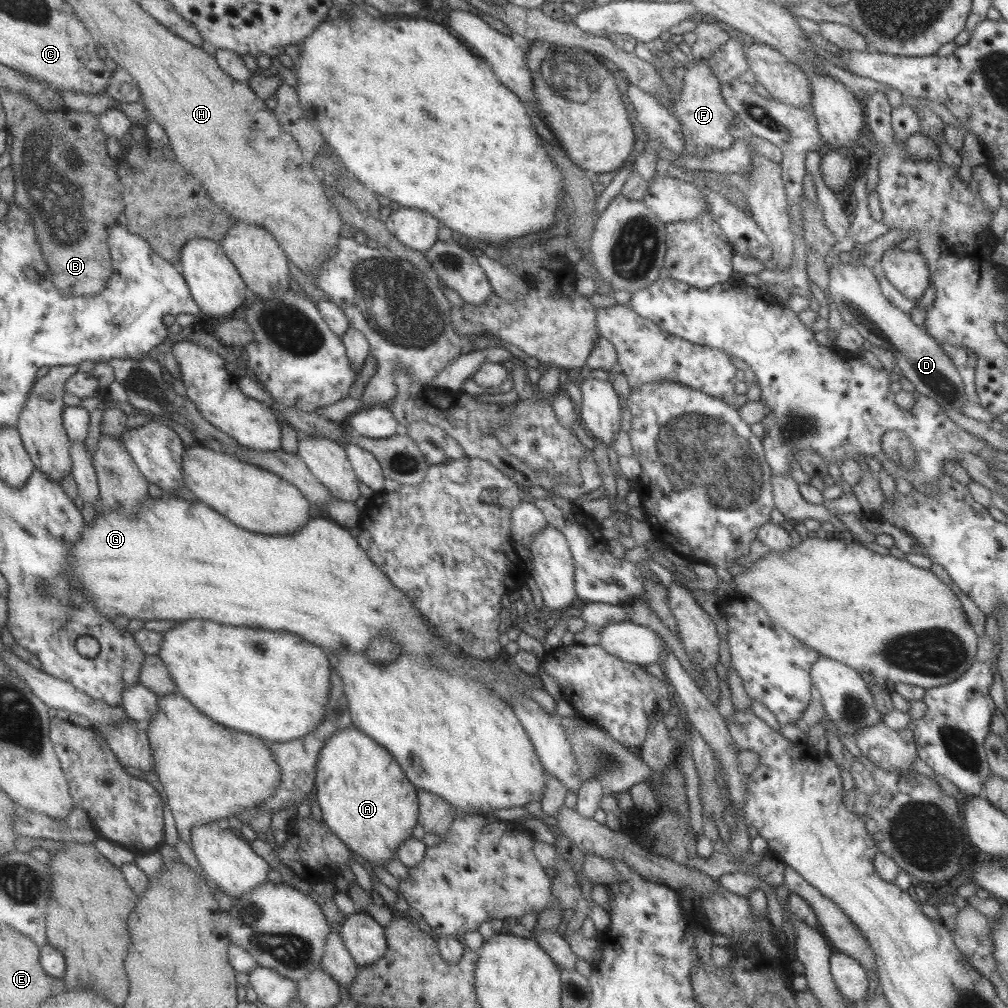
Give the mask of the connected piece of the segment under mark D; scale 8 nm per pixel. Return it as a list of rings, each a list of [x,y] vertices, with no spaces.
[[[836,256],[834,258],[831,267],[827,268],[829,284],[826,285],[826,290],[829,291],[831,301],[835,304],[844,325],[853,326],[864,340],[892,352],[897,365],[900,365],[903,370],[902,376],[911,382],[920,396],[925,396],[937,402],[941,407],[960,412],[961,404],[964,401],[962,398],[964,384],[952,360],[949,360],[949,357],[943,352],[941,345],[932,336],[929,336],[924,328],[916,326],[906,311],[893,306],[881,294],[878,280],[875,279],[872,269],[867,268],[860,261],[854,264],[851,262],[840,263]]]

